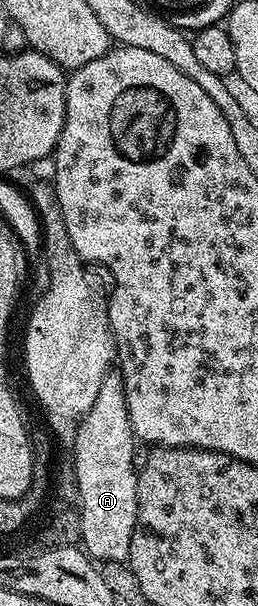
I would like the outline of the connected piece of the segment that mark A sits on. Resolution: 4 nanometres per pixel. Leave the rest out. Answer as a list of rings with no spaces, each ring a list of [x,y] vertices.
[[[118,370],[107,372],[105,381],[101,381],[101,389],[93,405],[89,405],[89,413],[79,423],[75,434],[74,457],[78,464],[77,483],[80,485],[80,519],[83,534],[83,548],[92,559],[100,564],[124,562],[129,553],[129,545],[133,541],[133,529],[137,521],[137,459],[135,463],[135,447],[137,440],[133,433],[133,425],[129,421],[129,405],[125,403],[125,385]]]

